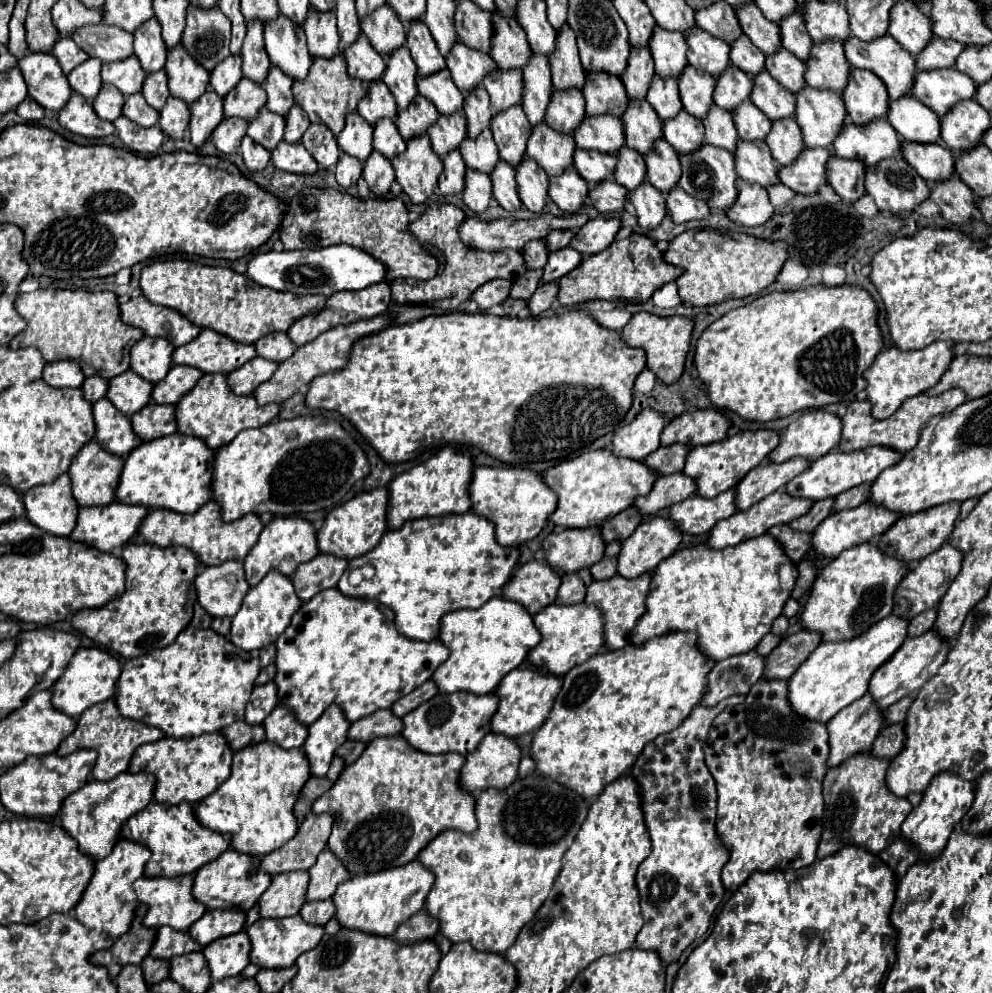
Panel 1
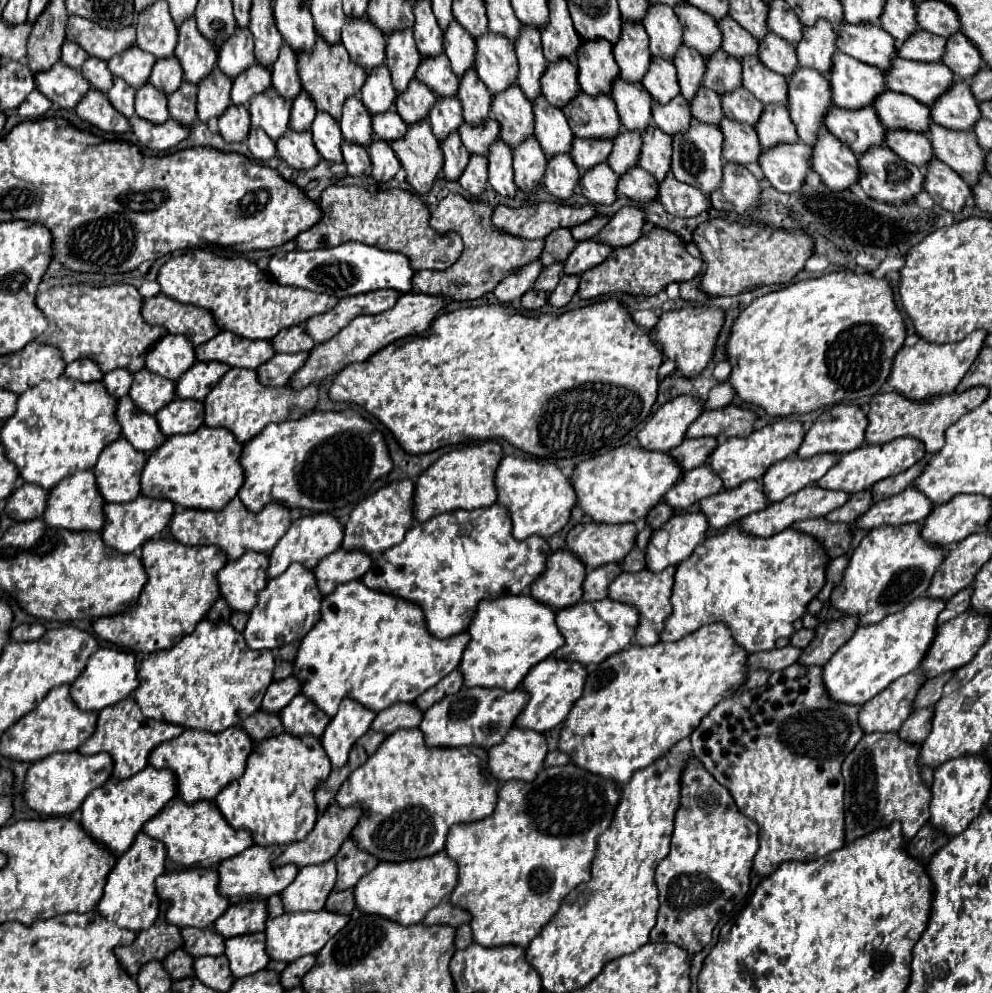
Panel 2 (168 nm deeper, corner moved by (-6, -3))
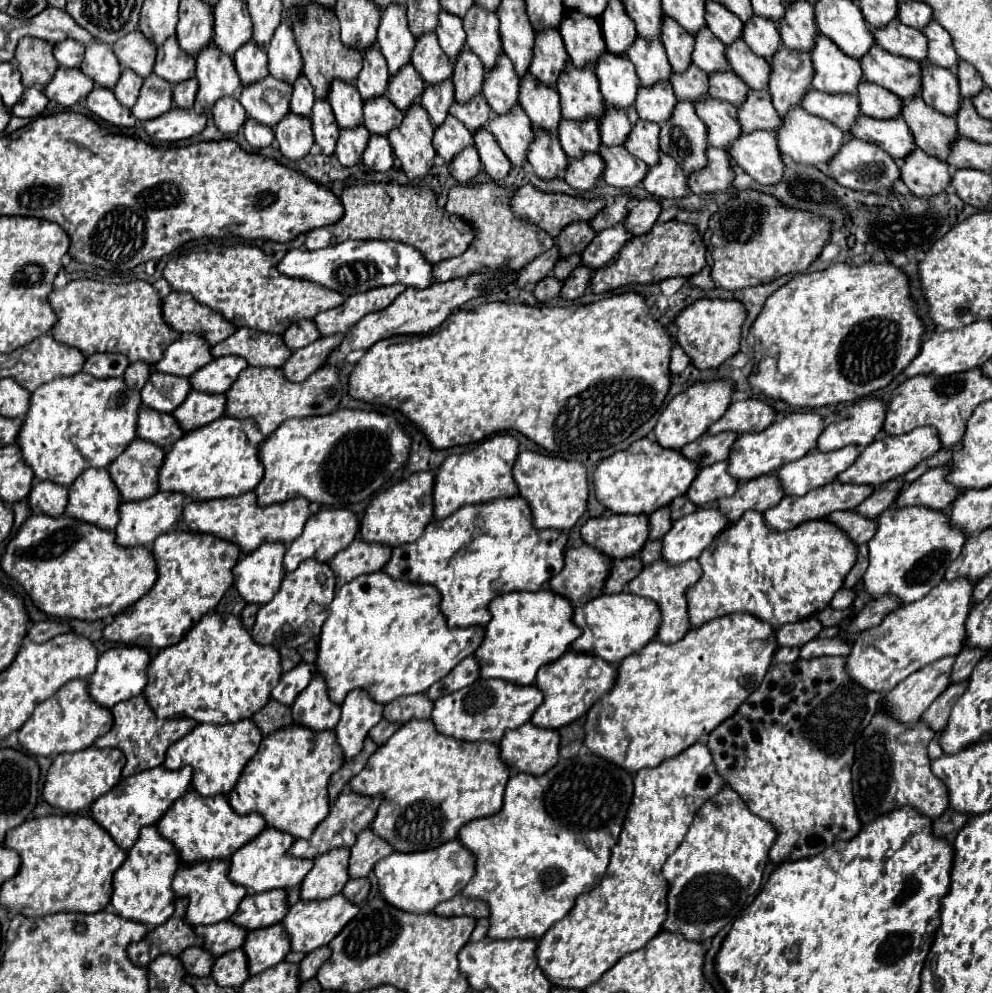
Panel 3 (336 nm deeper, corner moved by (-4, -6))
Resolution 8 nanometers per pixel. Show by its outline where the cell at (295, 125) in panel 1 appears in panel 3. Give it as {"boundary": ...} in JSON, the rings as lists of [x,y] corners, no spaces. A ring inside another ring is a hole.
{"boundary":[[[300,75],[294,83],[294,93],[292,93],[292,99],[290,99],[290,109],[298,115],[304,115],[308,117],[310,111],[312,111],[312,105],[314,105],[316,97],[314,97],[314,91],[312,91],[312,85],[308,83],[308,79],[304,79],[304,75]]]}

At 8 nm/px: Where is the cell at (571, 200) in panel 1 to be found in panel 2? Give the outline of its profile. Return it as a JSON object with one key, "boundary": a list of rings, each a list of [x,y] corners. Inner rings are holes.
{"boundary":[[[554,156],[552,160],[548,160],[548,168],[542,184],[560,202],[566,202],[574,194],[578,180],[580,180],[580,172],[576,164],[570,160],[570,156]]]}

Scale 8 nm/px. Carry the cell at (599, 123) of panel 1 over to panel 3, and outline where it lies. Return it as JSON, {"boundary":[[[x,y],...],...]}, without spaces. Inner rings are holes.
{"boundary":[[[568,61],[556,89],[560,93],[562,115],[566,119],[586,119],[588,115],[598,119],[604,113],[604,99],[600,95],[592,65],[576,67],[572,61]]]}

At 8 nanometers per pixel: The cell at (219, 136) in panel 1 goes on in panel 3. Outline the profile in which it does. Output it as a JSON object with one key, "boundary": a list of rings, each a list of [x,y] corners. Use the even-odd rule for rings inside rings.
{"boundary":[[[236,97],[220,99],[220,103],[214,103],[212,115],[214,115],[216,127],[226,135],[232,135],[232,133],[240,131],[244,121],[246,121],[246,111]]]}

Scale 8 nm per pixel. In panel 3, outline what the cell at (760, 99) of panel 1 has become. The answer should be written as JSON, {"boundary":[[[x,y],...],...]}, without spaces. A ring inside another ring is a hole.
{"boundary":[[[742,39],[726,45],[726,55],[728,55],[728,63],[730,63],[732,71],[736,71],[736,75],[740,79],[744,79],[744,83],[750,89],[768,87],[768,77],[770,77],[768,61],[764,57],[754,55]]]}

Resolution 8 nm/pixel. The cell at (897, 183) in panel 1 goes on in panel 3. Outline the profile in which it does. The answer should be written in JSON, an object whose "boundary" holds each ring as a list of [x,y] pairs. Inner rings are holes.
{"boundary":[[[856,137],[844,141],[844,147],[840,147],[840,151],[836,153],[836,159],[832,159],[832,163],[828,163],[828,173],[842,187],[848,187],[854,191],[868,191],[868,193],[882,191],[882,187],[892,189],[892,183],[900,177],[900,169],[896,165],[896,161],[886,151],[882,151],[880,147],[876,147],[872,143],[860,141]]]}

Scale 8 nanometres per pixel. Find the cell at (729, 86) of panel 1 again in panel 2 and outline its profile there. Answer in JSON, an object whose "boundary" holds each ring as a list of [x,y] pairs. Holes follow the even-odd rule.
{"boundary":[[[716,52],[706,62],[706,74],[704,74],[704,86],[714,90],[716,94],[724,96],[738,88],[742,88],[742,64],[728,56],[726,52]]]}

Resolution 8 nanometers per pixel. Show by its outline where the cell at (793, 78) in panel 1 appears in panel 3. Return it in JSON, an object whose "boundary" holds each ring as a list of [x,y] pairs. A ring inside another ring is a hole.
{"boundary":[[[754,15],[748,23],[744,23],[742,39],[748,43],[748,47],[756,55],[764,57],[766,61],[772,59],[772,55],[778,51],[778,47],[782,43],[776,23],[770,19],[764,19],[760,15]]]}

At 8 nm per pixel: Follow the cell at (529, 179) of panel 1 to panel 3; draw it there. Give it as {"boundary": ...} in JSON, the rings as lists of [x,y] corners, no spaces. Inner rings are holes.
{"boundary":[[[516,105],[508,115],[492,117],[488,121],[488,129],[500,143],[510,163],[524,167],[528,143],[532,141],[532,123],[528,123],[528,115],[524,115],[524,109]]]}

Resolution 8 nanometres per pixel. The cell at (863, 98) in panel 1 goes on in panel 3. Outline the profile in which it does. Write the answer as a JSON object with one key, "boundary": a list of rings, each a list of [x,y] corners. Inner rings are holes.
{"boundary":[[[818,33],[810,57],[814,65],[814,89],[824,93],[856,93],[858,81],[862,79],[860,63],[844,55],[826,35]]]}

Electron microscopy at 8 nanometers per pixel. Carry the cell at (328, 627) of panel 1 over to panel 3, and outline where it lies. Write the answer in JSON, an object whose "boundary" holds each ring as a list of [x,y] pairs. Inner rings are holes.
{"boundary":[[[376,571],[376,573],[368,573],[368,575],[360,575],[356,579],[352,579],[352,583],[346,583],[344,587],[340,587],[336,591],[336,597],[334,601],[328,605],[328,619],[322,627],[322,633],[320,633],[320,645],[318,645],[318,661],[316,661],[316,671],[324,675],[326,683],[328,683],[328,695],[334,703],[342,703],[344,697],[360,687],[360,689],[366,689],[372,699],[376,699],[378,703],[390,703],[402,695],[412,695],[412,693],[424,693],[430,685],[434,685],[436,681],[440,681],[442,677],[446,677],[464,657],[468,655],[474,655],[476,647],[480,647],[480,643],[484,641],[484,627],[480,625],[472,625],[472,627],[454,627],[450,629],[446,625],[446,619],[444,619],[444,613],[440,611],[440,591],[436,591],[432,585],[422,585],[422,583],[412,583],[412,581],[404,581],[404,579],[392,579],[390,575],[386,575],[384,571]]]}

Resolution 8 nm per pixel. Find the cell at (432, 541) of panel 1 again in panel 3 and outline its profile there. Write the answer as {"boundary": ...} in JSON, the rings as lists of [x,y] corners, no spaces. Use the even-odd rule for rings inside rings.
{"boundary":[[[508,497],[496,499],[496,503],[480,503],[480,507],[460,507],[460,511],[452,513],[448,519],[436,519],[424,529],[422,537],[394,547],[390,561],[384,571],[394,579],[410,579],[414,583],[434,585],[442,593],[442,613],[450,627],[470,627],[470,625],[486,625],[492,615],[488,615],[488,603],[510,591],[536,591],[542,589],[550,577],[558,575],[564,567],[564,547],[568,535],[556,529],[538,529],[532,527],[532,509],[524,499]]]}

